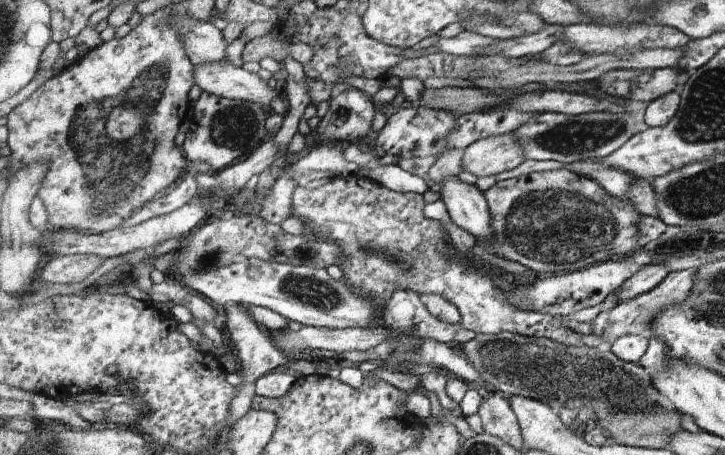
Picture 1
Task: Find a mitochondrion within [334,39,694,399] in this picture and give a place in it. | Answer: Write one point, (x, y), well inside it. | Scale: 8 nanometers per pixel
(559, 228)

